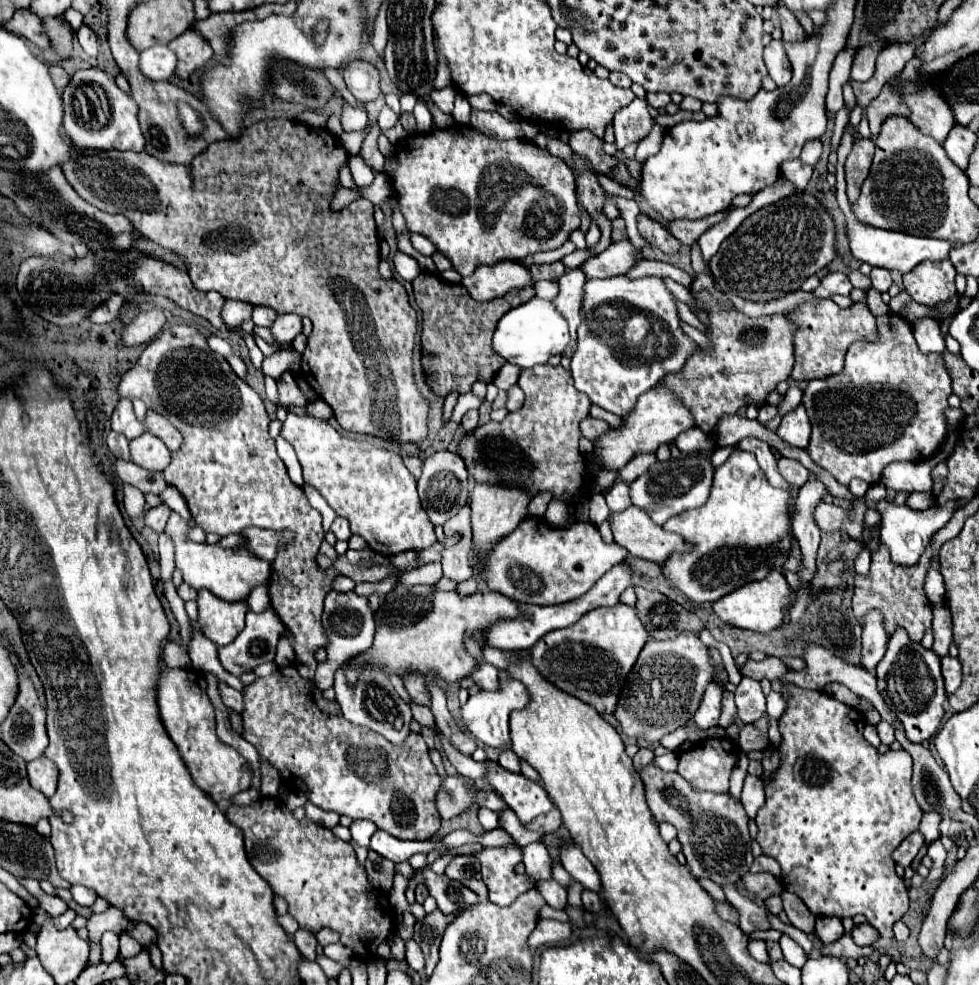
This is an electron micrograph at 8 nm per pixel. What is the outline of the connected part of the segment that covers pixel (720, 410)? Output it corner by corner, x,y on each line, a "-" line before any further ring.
700,291
694,303
698,309
702,309
708,315
706,331
708,331
712,349
704,351
702,347
696,347
694,353
686,359
684,367
678,373
666,375
662,383
684,403
686,409
690,409
694,417
694,425
704,433
714,435
714,429
724,415
734,415
744,405
764,405
766,397
776,389
776,385
780,381
790,379
792,365
794,365
794,343
792,343
794,325
786,315
768,315
768,317
750,319
738,309
730,311
730,307
714,299
708,291

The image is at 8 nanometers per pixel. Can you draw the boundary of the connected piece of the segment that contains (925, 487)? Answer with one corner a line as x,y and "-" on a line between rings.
924,459
924,461
898,461
898,463
890,463
884,471
882,471
882,483
888,489
894,491
906,491
906,493
914,493
914,491
922,491
922,493
930,493
932,491
932,477
930,471
936,465
934,459

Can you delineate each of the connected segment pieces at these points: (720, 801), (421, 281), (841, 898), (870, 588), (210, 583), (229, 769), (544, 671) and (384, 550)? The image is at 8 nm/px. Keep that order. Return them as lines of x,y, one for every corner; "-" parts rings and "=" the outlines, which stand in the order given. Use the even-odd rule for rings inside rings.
648,763
640,771
640,777
646,787
648,807
656,821
668,821
678,829
682,853
696,879
710,879
716,885
732,885
750,871
754,857
750,849
748,815
740,801
730,793
696,791
678,773
666,773
654,763
-
700,817
702,823
696,823
=
562,261
556,263
542,263
542,265
528,265
526,267
532,277
530,287
512,289
500,299
494,301
474,301
462,285
444,283
438,279
438,275
432,273
420,273
414,283
414,299
418,307
422,309
422,371
426,377
426,383
438,397
446,397
452,391
468,393
472,391
472,385
476,381
490,383
493,381
496,371
504,365
502,357
498,357
490,349
492,333
496,329
496,323
504,313
510,309
530,301
536,291
534,283
542,279
558,279
564,273
=
786,685
780,693
786,701
786,711
784,715
778,719
780,725
780,735
782,741
778,745
778,753
780,753
780,767
770,775
770,779
764,783
766,789
766,803
758,809
756,813
756,825
758,825
758,835
756,841
760,843
764,855
774,857
780,867
782,867
782,885
786,891
796,893
804,905
814,913
814,915
836,915
836,917
854,917
854,915
864,915
868,919
868,923
878,929
878,933
882,937
892,939
892,925
908,911
908,889
904,887
904,881
894,873
894,861
892,861
892,851
902,843
902,839
906,839
906,835
914,833
918,829
918,821
922,819
922,809
918,809
914,793
912,793
912,773
910,773
910,755
900,749
900,751
888,751
884,755
878,755
878,751
864,741
862,737
862,729
864,727
864,715
854,709
848,707
840,701
836,701
834,697
830,697
824,691
810,691
810,689
800,689
796,685
=
932,543
928,545
928,549
922,553
920,561
912,567
904,567
904,565
896,565
890,559
890,551
886,549
886,545
880,545
878,551
872,553
872,565
870,565
870,573
868,575
856,575
854,577
854,597
852,597
852,611
858,619
860,625
864,625
864,617
870,609
878,609
884,617
884,629
888,633
888,637
898,629
904,627
908,637
914,643
920,643
924,633
930,629
932,625
932,603
928,601
926,593
924,593
924,581
926,581
926,573
932,567
=
172,511
164,531
174,539
176,567
182,571
184,581
188,585
192,585
194,589
204,587
204,589
212,591
216,597
234,603
234,601
246,601
254,587
268,583
270,563
258,559
254,553
250,553
246,549
220,549
220,547
208,545
208,543
186,541
188,529
190,529
188,523
182,521
182,517
178,517
178,513
=
166,667
160,675
158,707
170,739
178,747
194,783
204,793
208,793
218,803
222,799
232,799
240,791
250,789
254,775
248,761
236,749
216,739
214,707
206,695
206,681
200,671
=
618,603
612,607
592,609
580,617
578,623
546,633
546,637
538,641
538,647
534,643
528,651
532,665
554,687
592,705
598,713
612,713
618,693
646,639
648,633
642,629
642,623
638,623
634,607
=
288,413
282,437
294,445
304,479
320,491
338,515
348,519
352,533
364,537
372,551
390,557
408,549
428,549
436,543
434,525
416,493
416,481
396,453
348,439
328,421
294,413

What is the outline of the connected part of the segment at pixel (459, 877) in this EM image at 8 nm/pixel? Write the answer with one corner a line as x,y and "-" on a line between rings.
458,855
452,859
452,863
446,867
446,875
450,879
460,881
468,889
472,889
482,901
488,899
488,889
482,883
482,875
478,869
478,861
472,855

